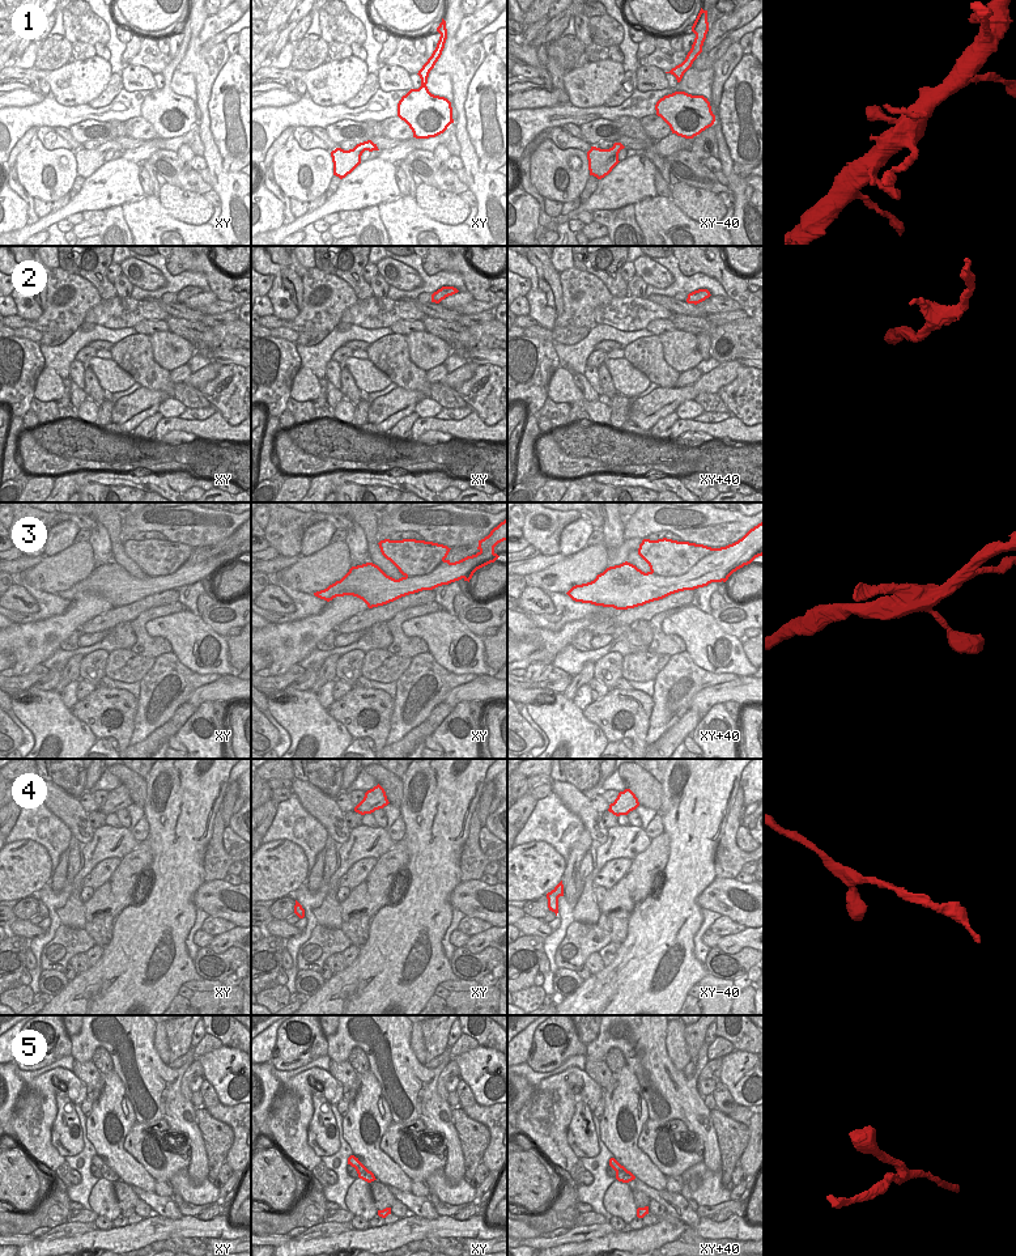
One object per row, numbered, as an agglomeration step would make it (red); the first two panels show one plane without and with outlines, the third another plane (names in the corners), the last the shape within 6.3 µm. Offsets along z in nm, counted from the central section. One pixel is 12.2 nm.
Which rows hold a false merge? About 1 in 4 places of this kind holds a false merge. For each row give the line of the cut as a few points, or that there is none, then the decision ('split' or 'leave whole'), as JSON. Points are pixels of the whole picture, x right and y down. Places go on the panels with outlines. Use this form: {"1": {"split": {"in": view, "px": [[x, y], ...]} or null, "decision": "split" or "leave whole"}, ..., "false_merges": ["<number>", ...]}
{"1": {"split": null, "decision": "leave whole"}, "2": {"split": null, "decision": "leave whole"}, "3": {"split": {"in": "xy+40", "px": [[717, 548], [681, 575], [658, 576], [651, 572]]}, "decision": "split"}, "4": {"split": null, "decision": "leave whole"}, "5": {"split": null, "decision": "leave whole"}, "false_merges": ["3"]}

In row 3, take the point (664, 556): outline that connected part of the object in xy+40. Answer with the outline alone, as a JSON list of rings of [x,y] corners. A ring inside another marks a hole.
[[[643,539],[638,555],[658,576],[683,576],[717,548],[672,539]]]

